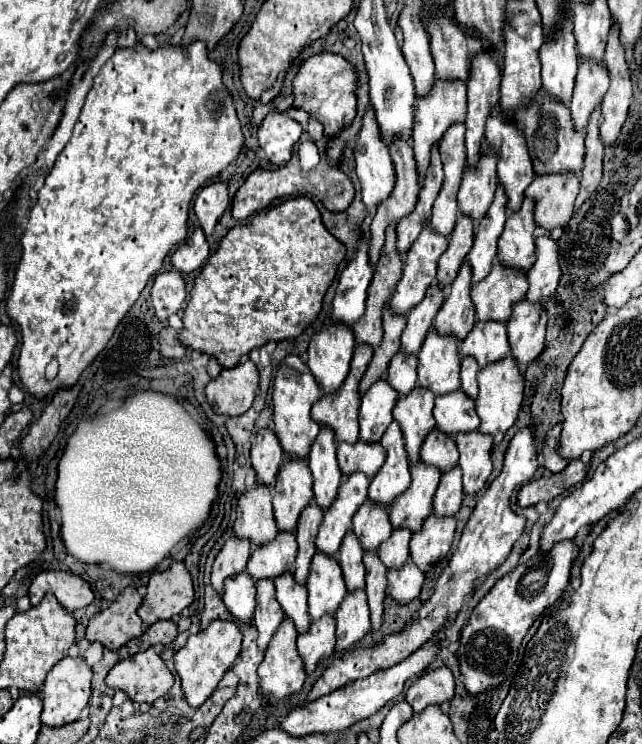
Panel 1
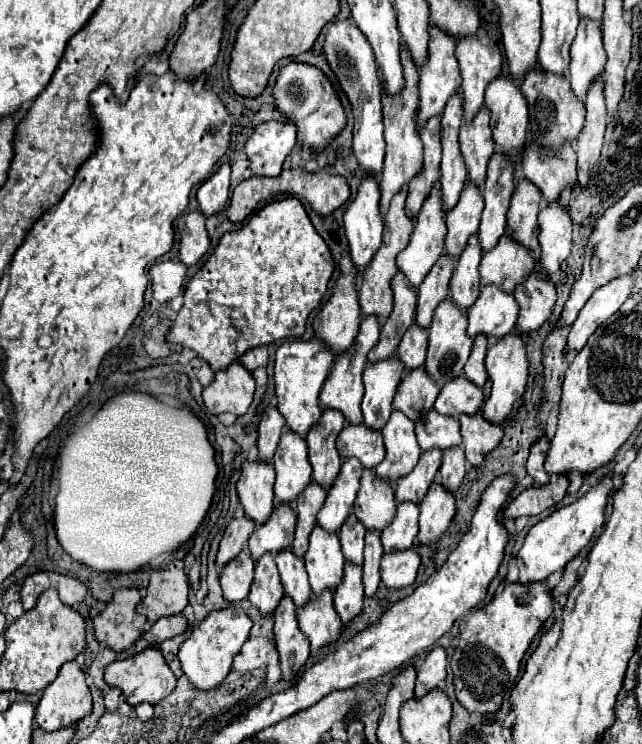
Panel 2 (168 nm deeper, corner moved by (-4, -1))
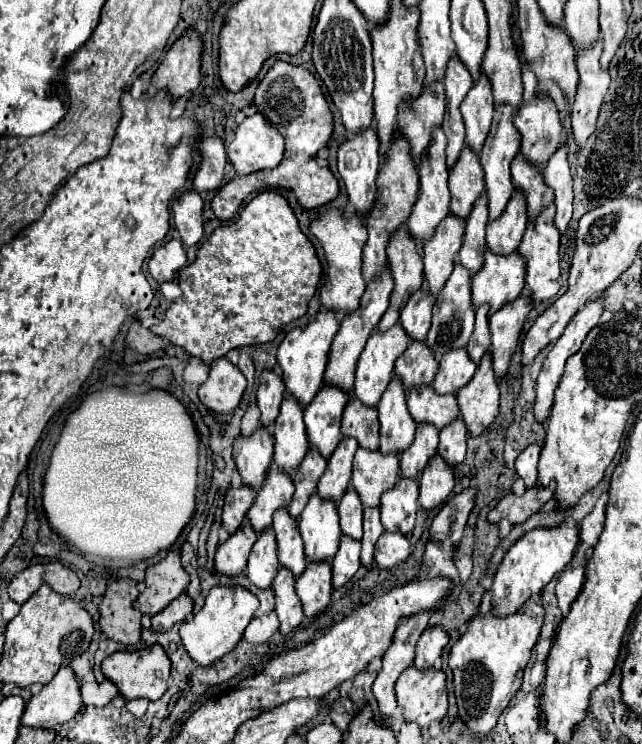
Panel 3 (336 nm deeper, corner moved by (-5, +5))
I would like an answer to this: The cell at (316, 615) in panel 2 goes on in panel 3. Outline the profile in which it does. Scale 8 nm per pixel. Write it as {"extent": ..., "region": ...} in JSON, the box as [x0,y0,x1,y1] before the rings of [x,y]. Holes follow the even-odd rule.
{"extent":[295,565,331,619],"region":[[[307,565],[307,573],[295,583],[295,591],[309,619],[327,611],[331,603],[331,565]]]}

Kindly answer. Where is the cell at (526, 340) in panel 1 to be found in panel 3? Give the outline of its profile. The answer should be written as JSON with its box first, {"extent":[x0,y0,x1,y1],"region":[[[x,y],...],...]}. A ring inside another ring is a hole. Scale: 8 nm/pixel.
{"extent":[519,203,561,303],"region":[[[553,203],[539,217],[539,225],[527,225],[523,241],[519,245],[519,255],[525,259],[525,283],[533,303],[543,303],[555,297],[561,289],[559,285],[559,231],[553,225],[555,207]]]}

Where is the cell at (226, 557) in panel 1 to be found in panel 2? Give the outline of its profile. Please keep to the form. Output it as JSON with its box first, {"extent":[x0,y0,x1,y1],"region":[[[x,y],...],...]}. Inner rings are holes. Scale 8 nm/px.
{"extent":[216,517,254,571],"region":[[[248,517],[242,519],[232,519],[224,531],[224,537],[220,541],[220,549],[218,549],[218,557],[216,557],[216,569],[222,571],[222,567],[234,559],[248,543],[248,537],[254,531],[254,521]]]}

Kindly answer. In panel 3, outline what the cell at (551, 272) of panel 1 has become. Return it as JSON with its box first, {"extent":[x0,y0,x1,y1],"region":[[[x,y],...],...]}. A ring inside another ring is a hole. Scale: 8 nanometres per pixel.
{"extent":[543,143,573,233],"region":[[[563,143],[561,149],[557,149],[557,153],[549,159],[543,169],[543,177],[547,187],[555,193],[555,227],[559,233],[567,233],[573,213],[573,179],[567,163],[567,143]]]}

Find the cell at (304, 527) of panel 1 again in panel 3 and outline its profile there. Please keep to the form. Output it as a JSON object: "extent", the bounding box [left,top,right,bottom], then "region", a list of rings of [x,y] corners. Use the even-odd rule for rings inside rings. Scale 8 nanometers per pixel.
{"extent":[289,449,327,521],"region":[[[311,449],[307,457],[303,459],[303,465],[293,473],[293,485],[295,485],[295,495],[289,505],[289,515],[299,521],[299,513],[305,509],[309,503],[309,497],[317,491],[317,483],[327,469],[327,461],[319,455],[319,451]]]}

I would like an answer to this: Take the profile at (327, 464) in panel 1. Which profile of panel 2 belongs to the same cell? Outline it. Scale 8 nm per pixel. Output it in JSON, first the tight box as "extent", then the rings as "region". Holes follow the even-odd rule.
{"extent":[306,409,346,489],"region":[[[324,409],[322,419],[306,435],[312,463],[312,479],[324,489],[330,489],[340,471],[342,461],[336,451],[336,437],[342,431],[344,421],[346,419],[340,411]]]}

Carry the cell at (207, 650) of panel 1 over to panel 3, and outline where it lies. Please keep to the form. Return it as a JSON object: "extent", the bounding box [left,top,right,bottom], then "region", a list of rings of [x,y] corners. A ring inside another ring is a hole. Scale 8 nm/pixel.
{"extent":[181,587,259,667],"region":[[[213,587],[205,599],[205,605],[199,613],[193,615],[191,621],[185,621],[181,625],[181,639],[183,645],[193,661],[197,661],[201,667],[209,667],[215,661],[219,661],[223,655],[235,649],[235,645],[241,641],[245,627],[255,617],[255,611],[259,609],[259,601],[253,593],[249,593],[243,587]]]}

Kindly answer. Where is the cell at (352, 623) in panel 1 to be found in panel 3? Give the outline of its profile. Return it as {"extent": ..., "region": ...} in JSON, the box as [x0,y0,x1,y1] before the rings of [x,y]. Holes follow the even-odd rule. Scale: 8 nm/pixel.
{"extent":[331,537,361,589],"region":[[[343,537],[343,543],[339,545],[339,553],[335,555],[335,561],[331,561],[335,589],[341,589],[347,581],[351,581],[357,569],[361,567],[359,551],[361,551],[359,541],[349,541],[349,537]]]}

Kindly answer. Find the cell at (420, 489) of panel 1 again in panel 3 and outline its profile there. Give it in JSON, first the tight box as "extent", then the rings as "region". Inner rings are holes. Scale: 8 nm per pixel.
{"extent":[401,425,439,479],"region":[[[417,425],[415,445],[411,445],[407,453],[401,453],[401,477],[419,479],[429,459],[437,455],[437,445],[439,431],[433,425]]]}

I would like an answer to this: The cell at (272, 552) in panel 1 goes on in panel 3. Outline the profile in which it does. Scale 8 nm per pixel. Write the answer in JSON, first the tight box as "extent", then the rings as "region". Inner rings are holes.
{"extent":[247,467,293,533],"region":[[[271,467],[267,473],[267,481],[263,483],[261,491],[257,491],[255,495],[255,505],[251,507],[251,513],[247,513],[251,527],[257,533],[269,529],[273,523],[273,513],[277,509],[289,507],[291,499],[293,499],[291,477]]]}

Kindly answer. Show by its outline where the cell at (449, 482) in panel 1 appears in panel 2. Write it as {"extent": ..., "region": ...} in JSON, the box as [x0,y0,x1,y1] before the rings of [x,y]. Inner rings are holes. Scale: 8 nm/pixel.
{"extent":[438,445,466,491],"region":[[[462,445],[446,449],[444,457],[442,457],[440,473],[438,473],[440,483],[446,489],[456,491],[458,485],[462,483],[462,479],[464,479],[464,473],[466,473],[466,457],[464,457],[464,451],[462,451]]]}

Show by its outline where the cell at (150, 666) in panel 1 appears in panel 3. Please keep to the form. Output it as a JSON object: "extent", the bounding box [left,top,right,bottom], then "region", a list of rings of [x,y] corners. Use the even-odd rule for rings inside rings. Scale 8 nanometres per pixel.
{"extent":[101,645,171,701],"region":[[[151,645],[141,651],[123,651],[123,653],[113,653],[105,657],[101,663],[101,671],[107,679],[111,679],[119,687],[119,693],[127,701],[139,699],[139,697],[157,701],[167,691],[169,677],[171,677],[171,661],[165,655],[161,645]]]}

